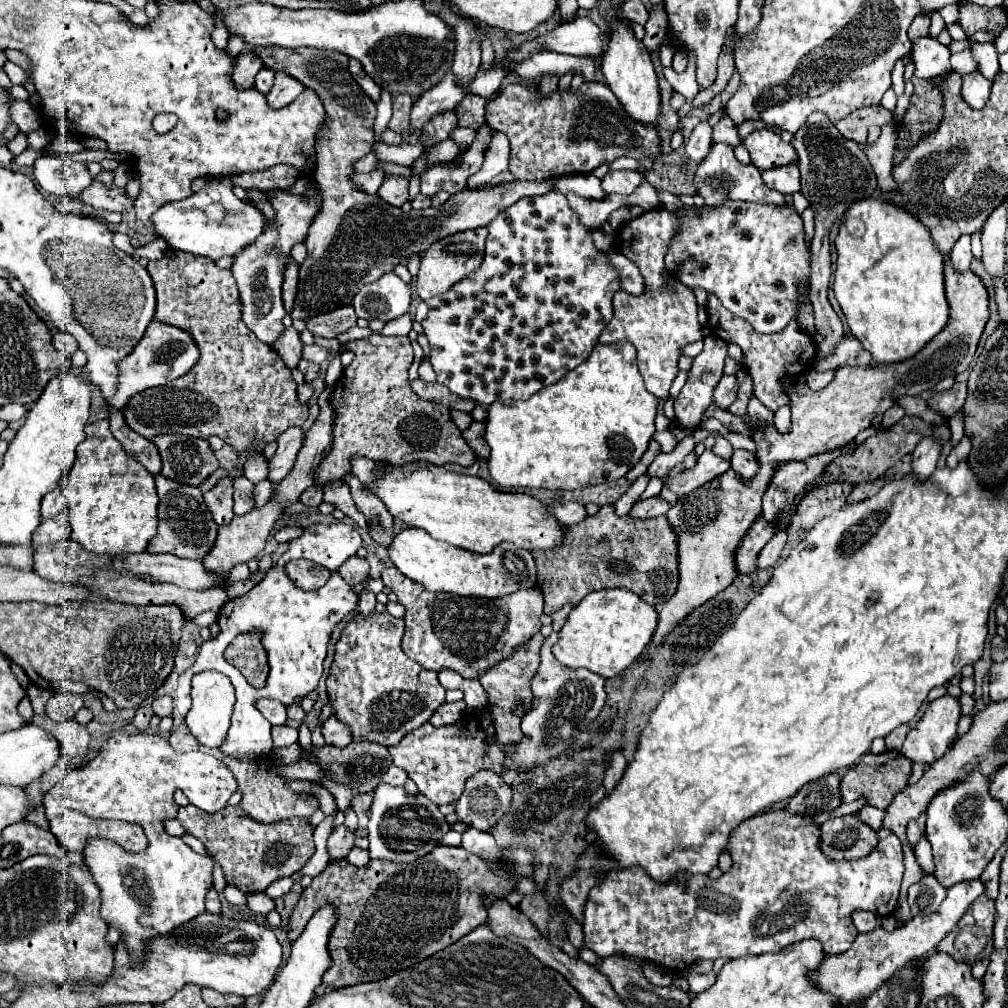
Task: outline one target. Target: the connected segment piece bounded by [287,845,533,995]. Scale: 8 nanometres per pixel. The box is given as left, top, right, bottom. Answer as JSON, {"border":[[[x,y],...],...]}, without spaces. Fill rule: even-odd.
{"border":[[[437,845],[431,853],[425,857],[413,861],[413,863],[393,863],[393,861],[375,861],[375,865],[369,867],[355,867],[347,859],[341,859],[333,865],[329,865],[321,875],[313,879],[313,883],[303,891],[301,901],[297,903],[291,921],[289,921],[289,941],[295,941],[297,935],[305,929],[311,915],[323,907],[325,903],[333,903],[339,911],[339,921],[331,933],[329,939],[329,953],[333,957],[331,969],[325,973],[325,981],[317,989],[319,995],[325,995],[327,991],[351,987],[365,981],[377,981],[385,979],[401,969],[413,967],[415,963],[423,961],[429,955],[435,955],[437,951],[453,945],[479,925],[487,923],[487,903],[485,897],[493,899],[505,899],[509,893],[517,889],[517,883],[521,877],[533,877],[533,853],[531,849],[509,849],[511,857],[505,861],[505,867],[509,871],[507,877],[499,877],[493,873],[483,857],[469,857],[469,853],[459,847],[447,847]]]}

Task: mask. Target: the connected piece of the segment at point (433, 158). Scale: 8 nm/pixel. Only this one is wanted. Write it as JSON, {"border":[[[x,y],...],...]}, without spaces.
{"border":[[[447,139],[447,141],[443,141],[443,143],[439,143],[437,147],[431,149],[431,153],[429,153],[429,165],[451,161],[451,159],[455,159],[461,151],[463,151],[463,145],[457,145],[453,139],[451,139],[451,141]]]}

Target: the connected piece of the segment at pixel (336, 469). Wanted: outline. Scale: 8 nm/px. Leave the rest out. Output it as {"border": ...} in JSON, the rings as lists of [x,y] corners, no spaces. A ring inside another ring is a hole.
{"border":[[[375,333],[367,339],[345,343],[345,349],[353,351],[355,359],[349,367],[343,369],[343,375],[333,389],[333,407],[337,413],[335,431],[333,431],[333,449],[321,461],[315,473],[315,483],[319,487],[333,483],[333,481],[345,481],[343,477],[351,471],[343,471],[343,463],[349,463],[353,457],[375,459],[377,463],[389,461],[391,465],[405,465],[409,461],[429,461],[433,465],[445,465],[451,461],[451,463],[469,467],[475,463],[477,457],[471,451],[471,447],[465,443],[461,431],[457,429],[451,417],[451,411],[445,409],[445,405],[423,401],[411,391],[407,365],[413,363],[413,349],[407,337],[385,337],[385,335]]]}

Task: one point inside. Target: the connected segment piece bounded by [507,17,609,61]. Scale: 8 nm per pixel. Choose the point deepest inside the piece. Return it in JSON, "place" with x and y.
{"place":[580,37]}

